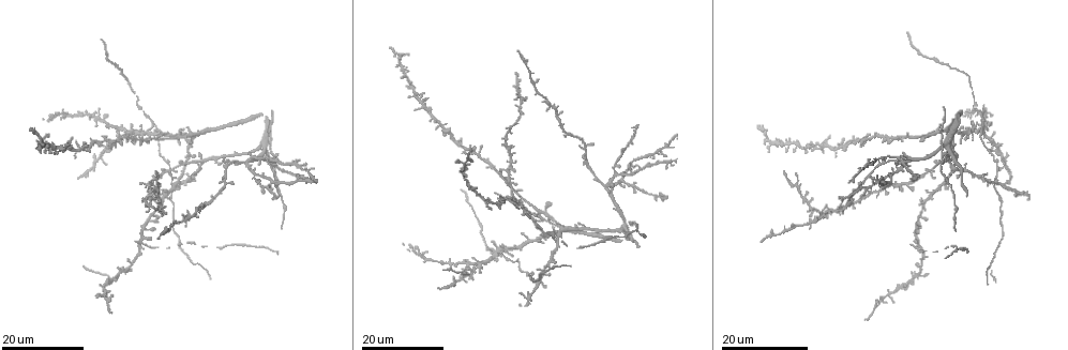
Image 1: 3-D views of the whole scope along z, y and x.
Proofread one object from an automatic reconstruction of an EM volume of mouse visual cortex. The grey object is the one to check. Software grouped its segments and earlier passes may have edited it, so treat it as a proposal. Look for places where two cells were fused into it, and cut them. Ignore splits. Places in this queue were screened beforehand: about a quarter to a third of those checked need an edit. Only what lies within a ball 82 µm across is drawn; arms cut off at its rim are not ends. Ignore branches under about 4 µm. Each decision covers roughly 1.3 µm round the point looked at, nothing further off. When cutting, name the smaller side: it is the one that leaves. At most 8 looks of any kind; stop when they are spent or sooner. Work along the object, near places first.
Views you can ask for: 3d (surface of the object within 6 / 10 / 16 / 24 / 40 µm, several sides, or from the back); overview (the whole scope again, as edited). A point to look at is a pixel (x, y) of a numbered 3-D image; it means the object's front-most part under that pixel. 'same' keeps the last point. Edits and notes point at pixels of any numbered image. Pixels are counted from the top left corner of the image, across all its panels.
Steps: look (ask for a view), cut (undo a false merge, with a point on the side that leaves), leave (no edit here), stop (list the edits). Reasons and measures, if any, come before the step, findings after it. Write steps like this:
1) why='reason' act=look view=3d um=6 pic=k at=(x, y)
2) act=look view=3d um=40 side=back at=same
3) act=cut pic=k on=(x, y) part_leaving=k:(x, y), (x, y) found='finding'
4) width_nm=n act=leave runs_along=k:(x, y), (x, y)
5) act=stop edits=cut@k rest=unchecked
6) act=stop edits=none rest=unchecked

why='three arms meet' act=look view=3d um=16 pic=1 at=(510, 261)

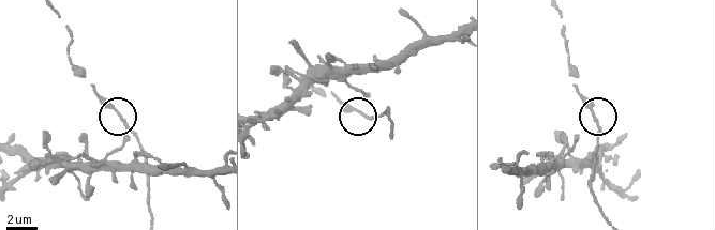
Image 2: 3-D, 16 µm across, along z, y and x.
act=look view=3d um=10 pic=2 at=(125, 124)

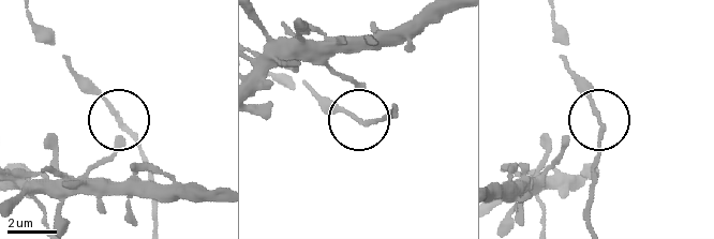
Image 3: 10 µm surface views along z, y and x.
width_nm=130 act=leave runs_along=3:(406, 20), (332, 54), (357, 90), (357, 119), (310, 86) found='all the same cell'

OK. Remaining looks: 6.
why='three arms meet' act=look view=3d um=24 pic=1 at=(917, 216)

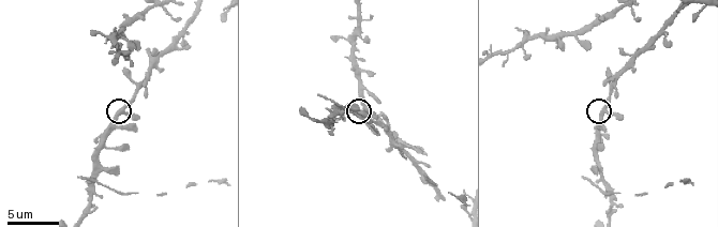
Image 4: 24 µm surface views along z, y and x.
act=look view=3d um=10 pic=4 at=(122, 111)

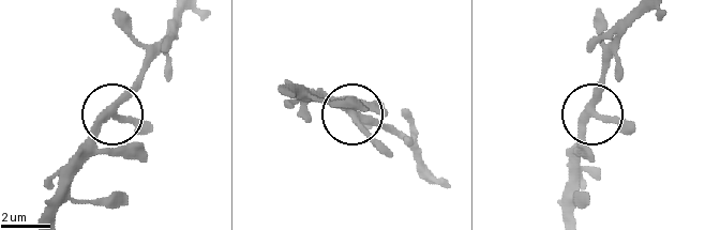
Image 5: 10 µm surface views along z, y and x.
width_nm=270 act=leave runs_along=5:(184, 13), (135, 92), (70, 157) found='all the same cell'

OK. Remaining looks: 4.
why='four arms meet' act=look view=3d um=16 pic=4 at=(599, 181)

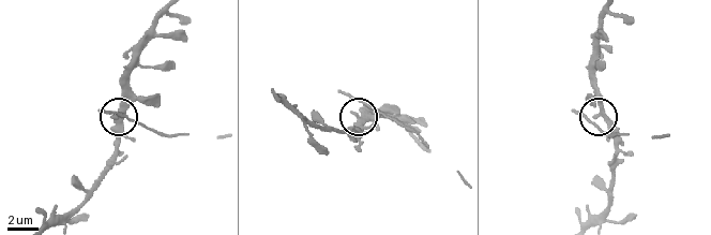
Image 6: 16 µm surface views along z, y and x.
act=look view=3d um=6 pic=6 at=(598, 115)

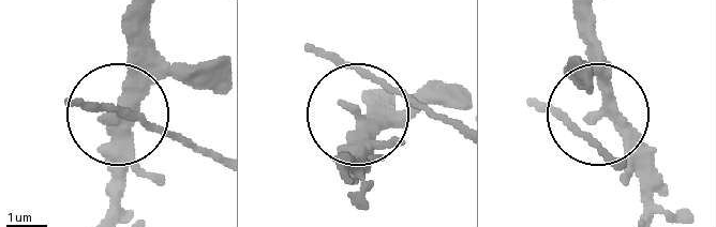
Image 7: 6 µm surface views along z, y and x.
side_arm_um=34 act=leave runs_along=7:(151, 19), (151, 49), (120, 121), (120, 190) found='one cell here'

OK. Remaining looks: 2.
why='side arm on a straight run' act=look view=3d um=16 pic=1 at=(485, 201)

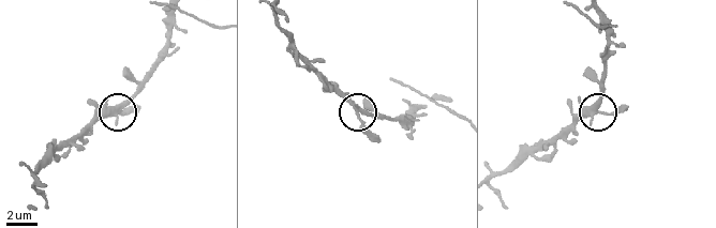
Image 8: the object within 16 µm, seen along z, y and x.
why='closer look' act=look view=3d um=6 pic=8 at=(355, 110)

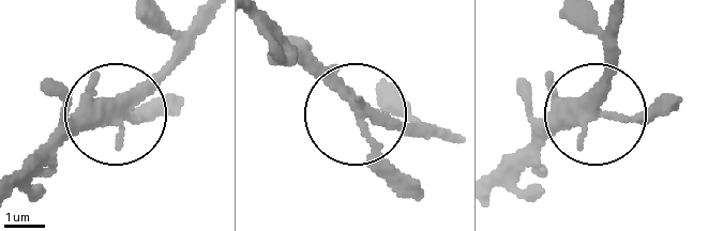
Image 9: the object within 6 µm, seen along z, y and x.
act=leave runs_along=9:(455, 142), (380, 125), (271, 22) found='all the same cell'

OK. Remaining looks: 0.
act=stop edits=none rest=unchecked

